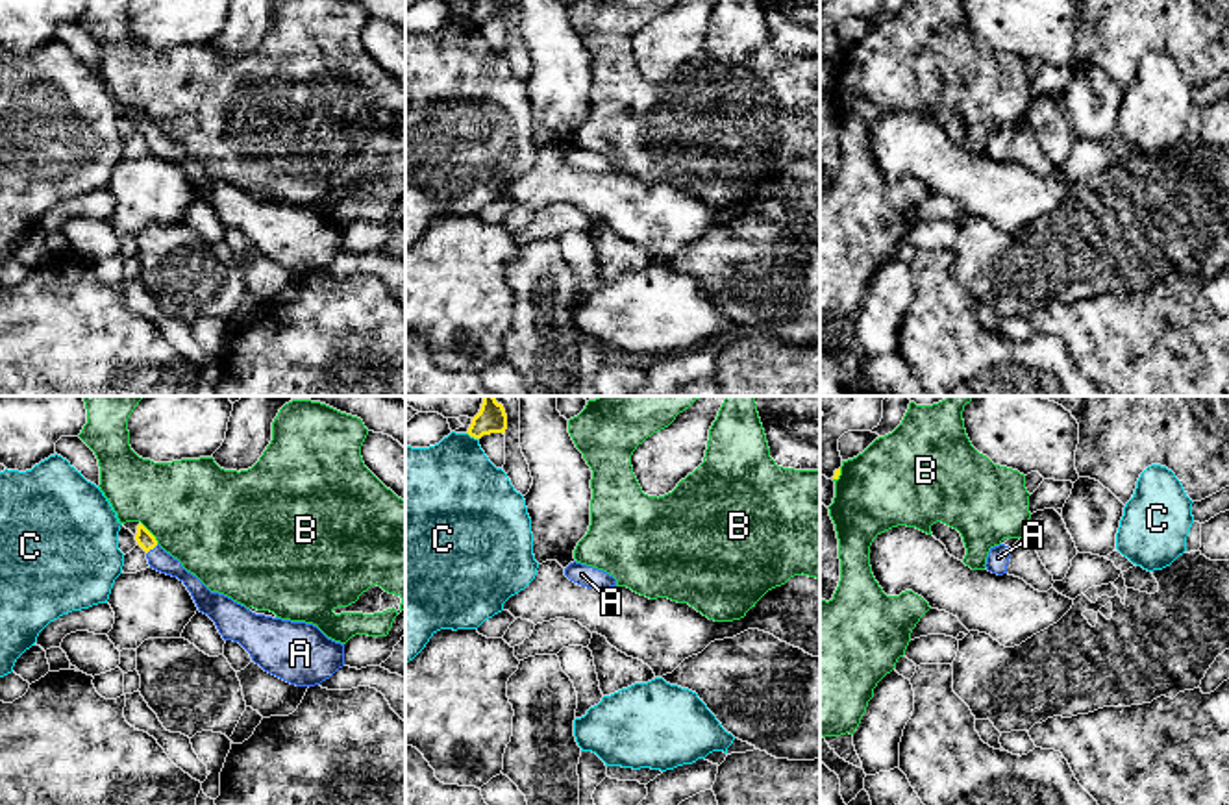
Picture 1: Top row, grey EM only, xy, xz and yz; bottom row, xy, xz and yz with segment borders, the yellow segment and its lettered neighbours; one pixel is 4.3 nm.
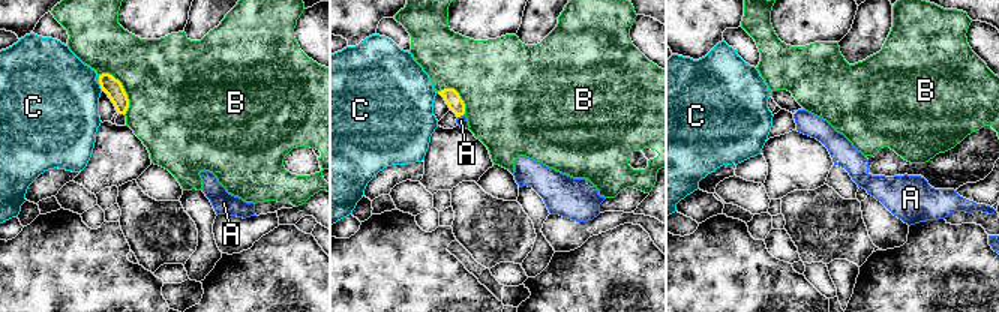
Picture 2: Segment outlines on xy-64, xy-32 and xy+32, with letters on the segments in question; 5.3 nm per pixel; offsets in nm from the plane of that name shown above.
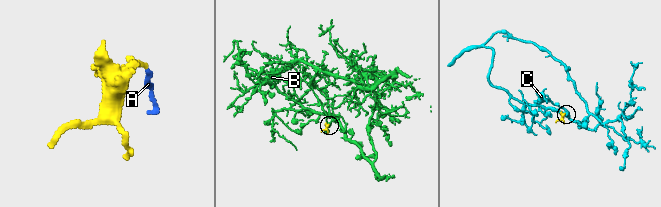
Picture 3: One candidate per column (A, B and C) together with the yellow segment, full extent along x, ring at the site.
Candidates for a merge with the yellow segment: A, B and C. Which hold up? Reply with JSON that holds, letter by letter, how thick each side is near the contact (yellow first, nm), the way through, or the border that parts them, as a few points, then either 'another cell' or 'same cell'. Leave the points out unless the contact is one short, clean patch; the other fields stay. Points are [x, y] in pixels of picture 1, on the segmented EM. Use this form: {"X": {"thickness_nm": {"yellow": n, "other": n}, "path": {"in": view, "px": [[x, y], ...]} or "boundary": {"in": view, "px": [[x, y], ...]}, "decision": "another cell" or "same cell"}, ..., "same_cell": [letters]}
{"A": {"thickness_nm": {"yellow": 80, "other": 90}, "path": {"in": "xy", "px": [[145, 539], [152, 548], [158, 559]]}, "decision": "same cell"}, "B": {"thickness_nm": {"yellow": 80, "other": 440}, "decision": "another cell"}, "C": {"thickness_nm": {"yellow": 130, "other": 400}, "decision": "another cell"}, "same_cell": ["A"]}

